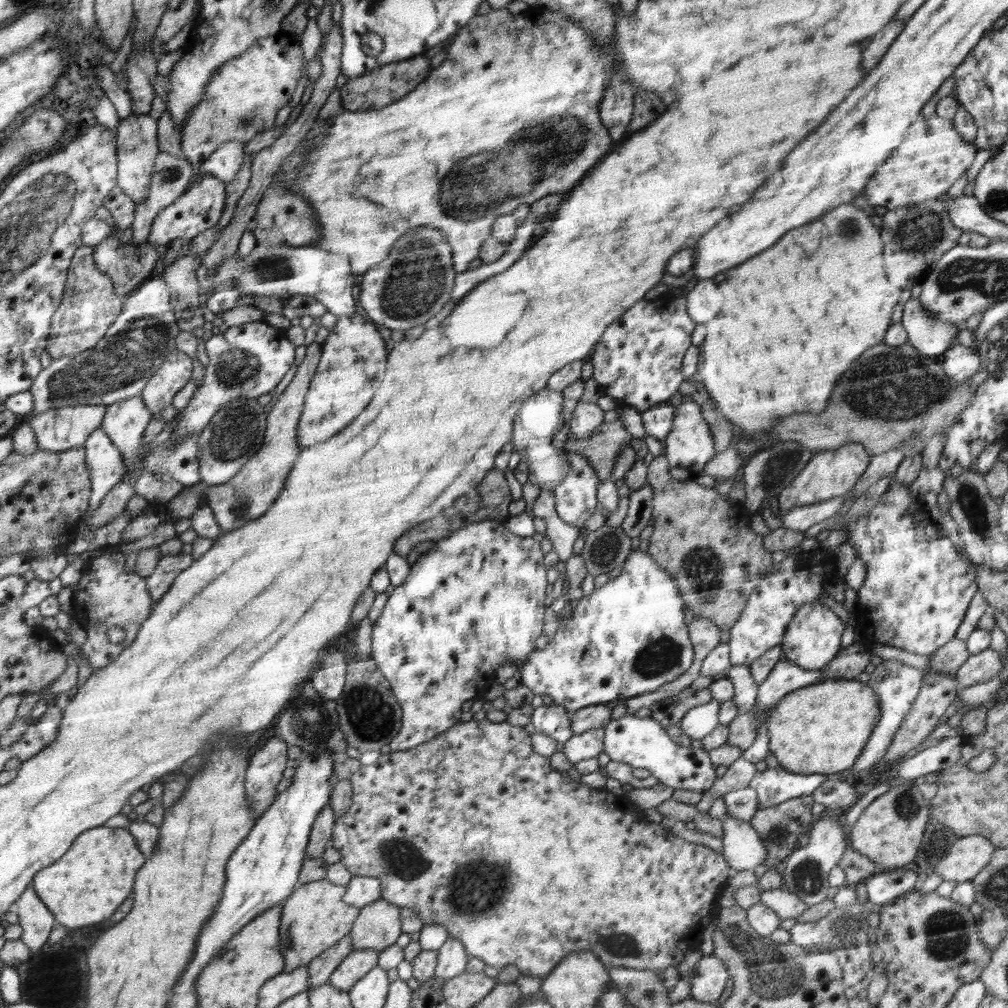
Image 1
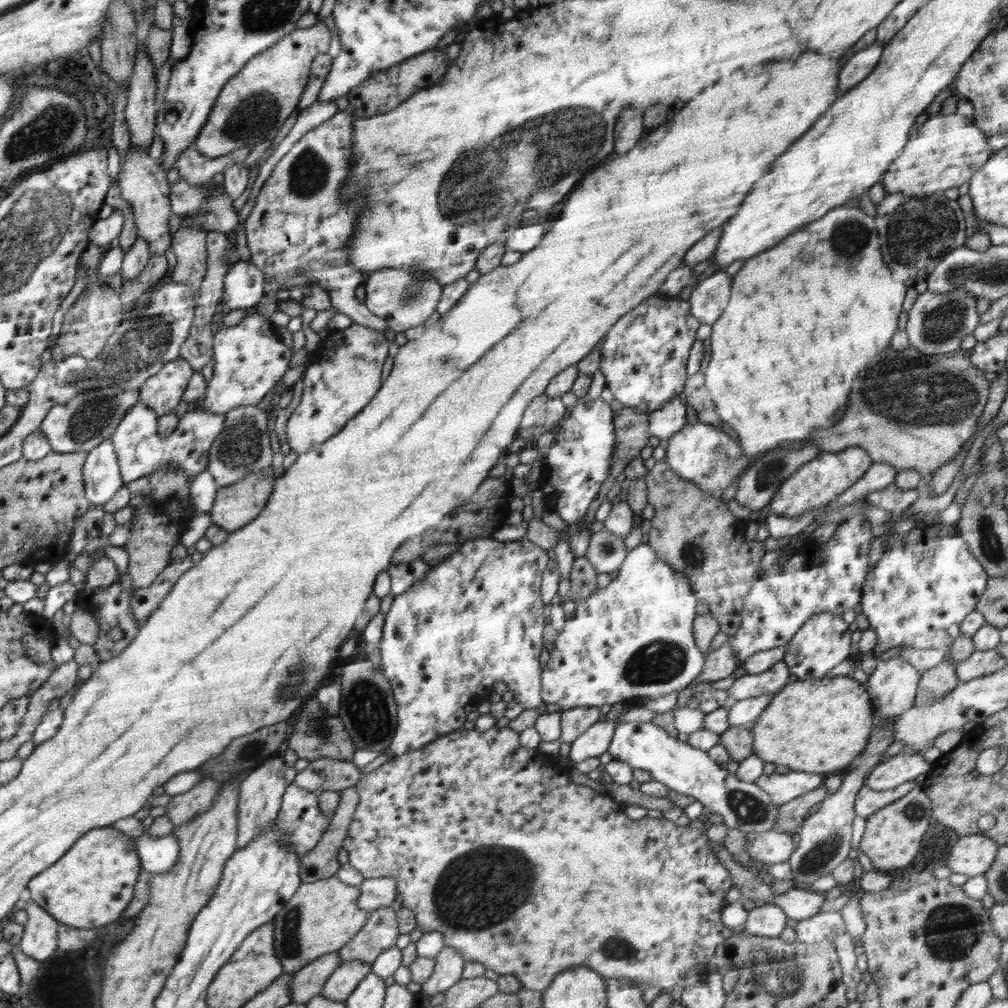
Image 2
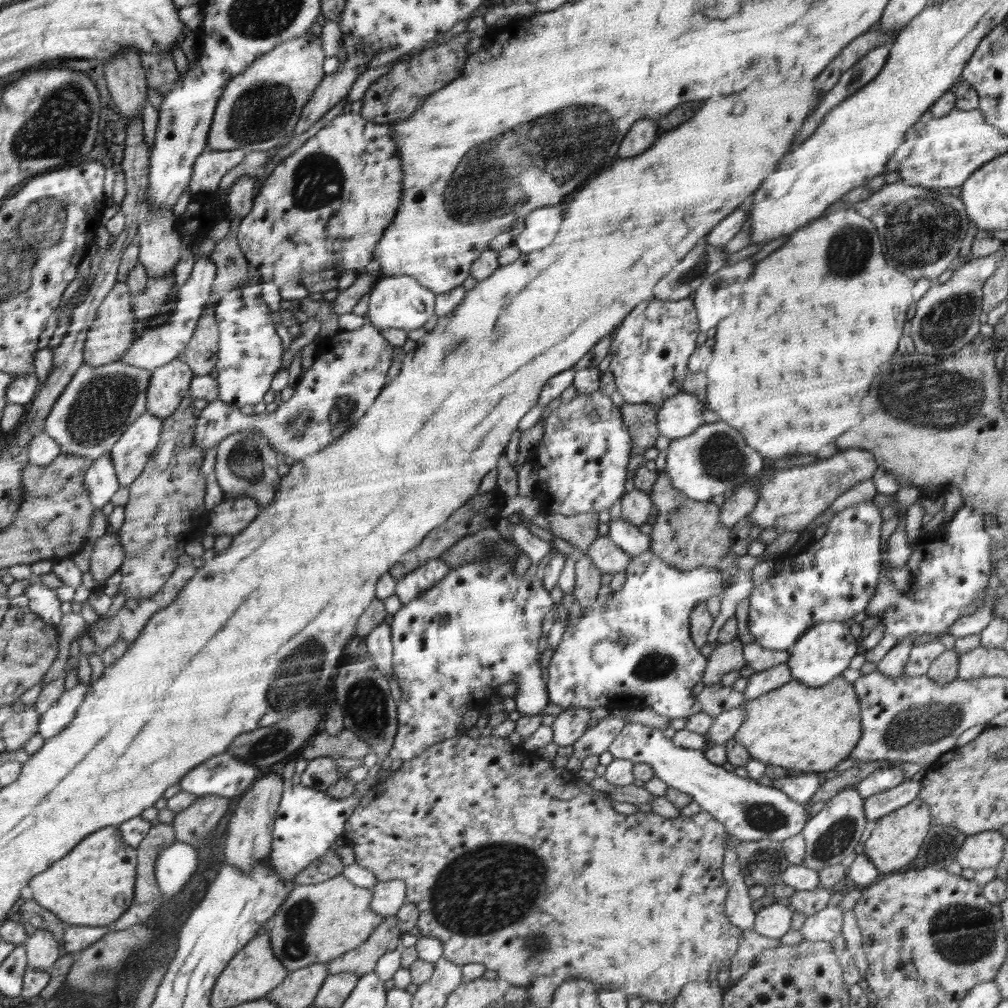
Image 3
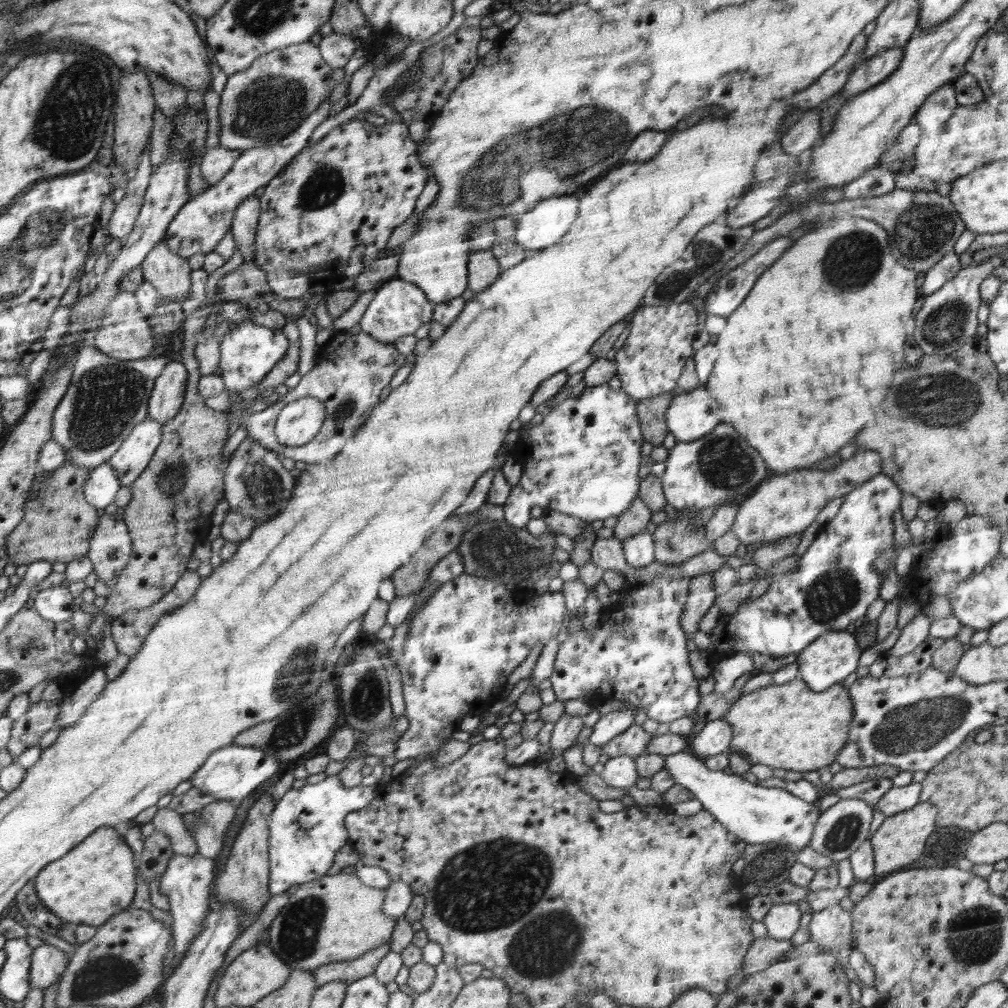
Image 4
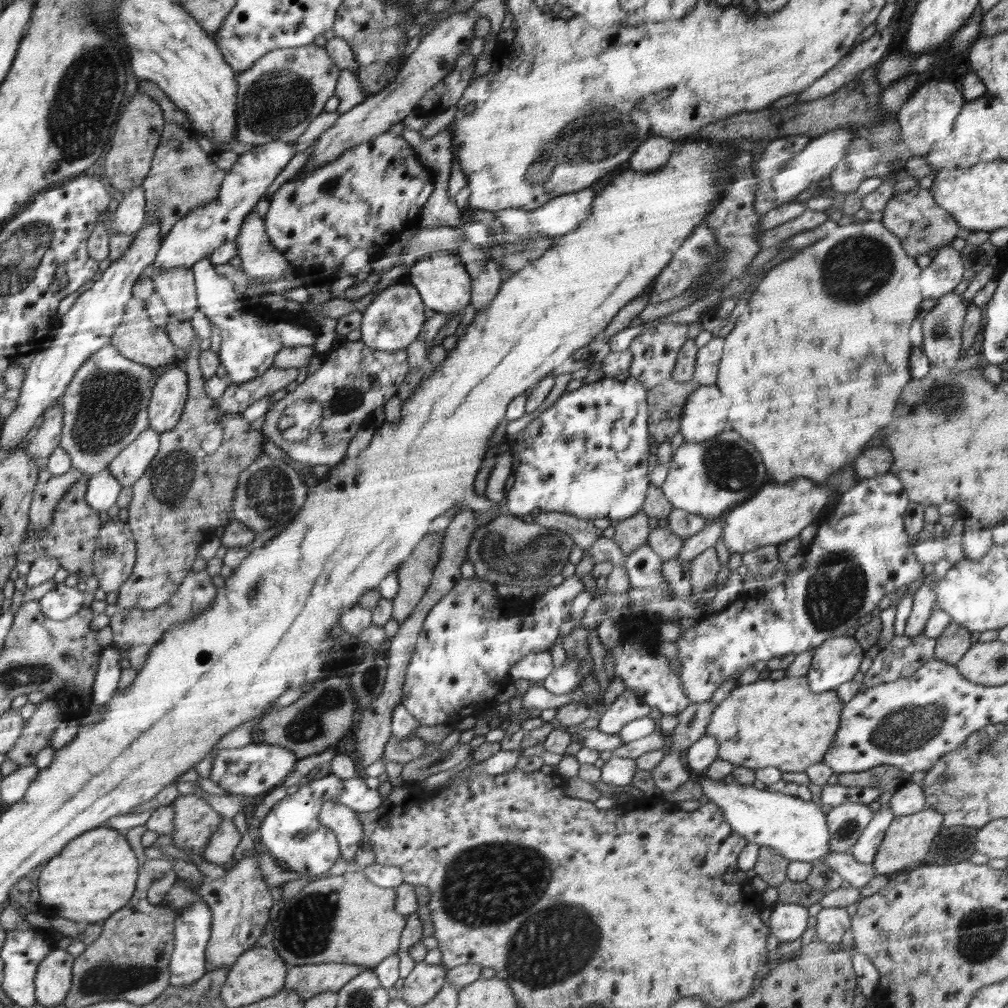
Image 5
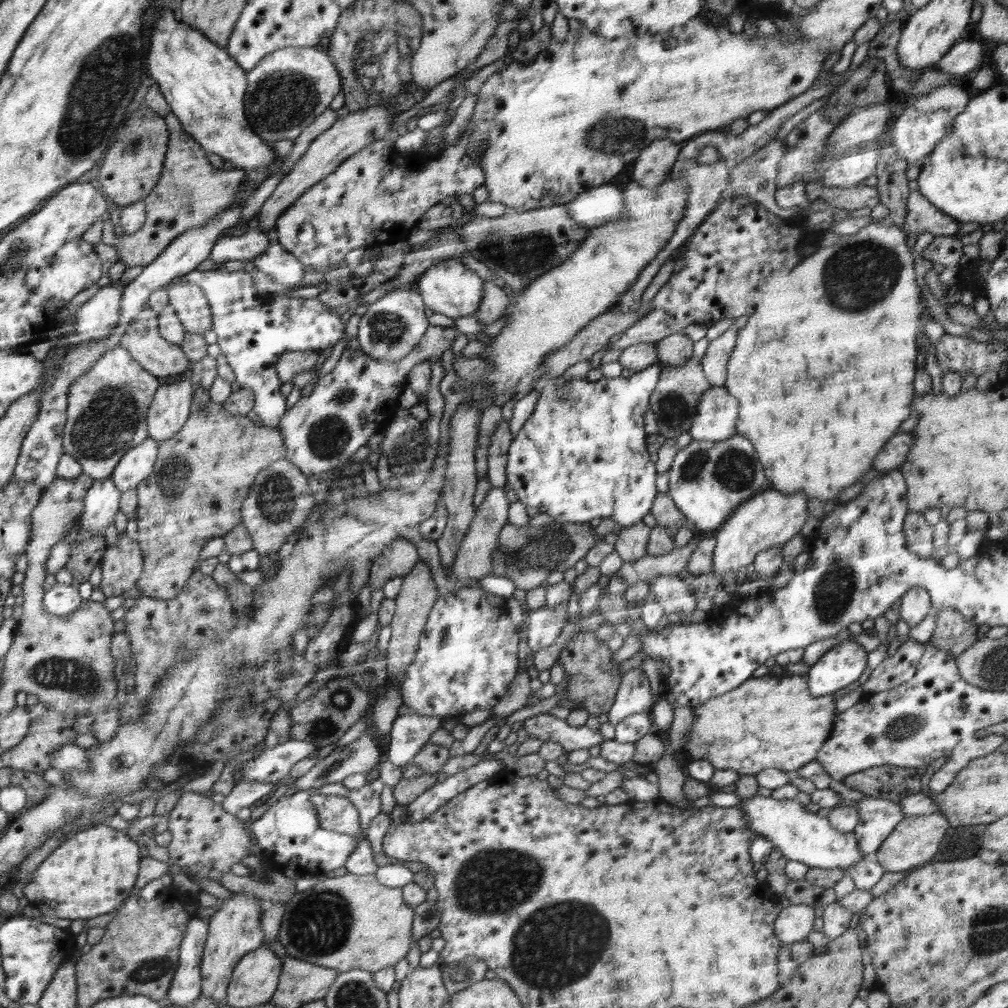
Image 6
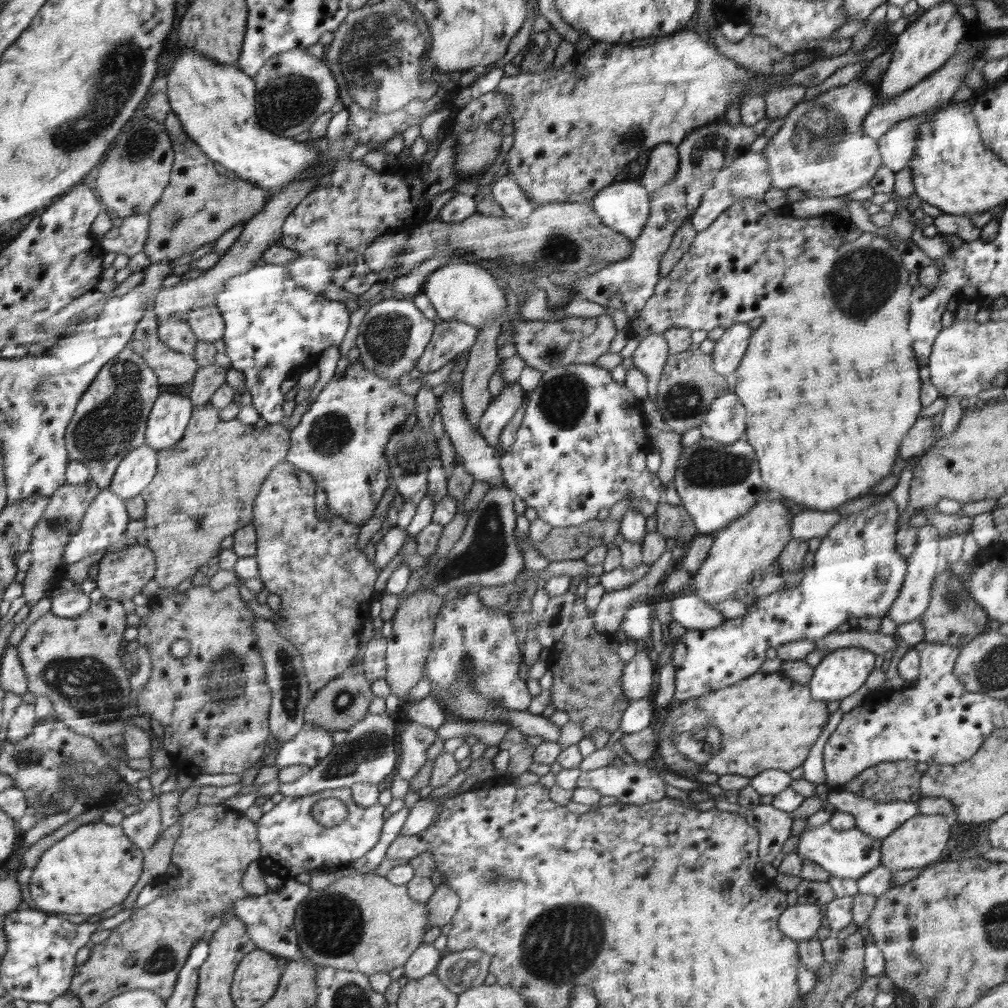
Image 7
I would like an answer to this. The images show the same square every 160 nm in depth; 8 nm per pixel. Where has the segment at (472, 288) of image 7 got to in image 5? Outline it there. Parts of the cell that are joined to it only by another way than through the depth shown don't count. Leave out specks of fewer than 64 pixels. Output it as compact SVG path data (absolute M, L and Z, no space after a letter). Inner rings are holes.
M441 250L423 254L414 266L407 269L411 284L417 287L421 298L425 299L428 309L446 314L463 312L465 306L472 301L472 279L468 270L460 262L460 257L449 250Z

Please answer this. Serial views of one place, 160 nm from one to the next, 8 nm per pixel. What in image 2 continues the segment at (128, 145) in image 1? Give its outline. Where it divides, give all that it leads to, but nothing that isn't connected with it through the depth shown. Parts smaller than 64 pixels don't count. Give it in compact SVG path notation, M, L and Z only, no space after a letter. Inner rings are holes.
M131 144L128 147L126 159L119 169L116 185L120 189L122 198L127 200L132 207L137 236L149 242L152 257L164 254L164 250L170 246L170 242L173 242L170 236L170 226L168 226L171 200L168 200L168 180L166 180L164 169L150 158L149 151L138 150Z

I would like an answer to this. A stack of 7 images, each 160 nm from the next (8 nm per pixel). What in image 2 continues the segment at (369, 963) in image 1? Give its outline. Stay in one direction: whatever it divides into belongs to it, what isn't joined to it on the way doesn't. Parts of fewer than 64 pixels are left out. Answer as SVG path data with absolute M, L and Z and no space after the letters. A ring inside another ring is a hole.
M344 962L326 980L321 995L330 1000L345 1002L371 972L372 966L364 962Z

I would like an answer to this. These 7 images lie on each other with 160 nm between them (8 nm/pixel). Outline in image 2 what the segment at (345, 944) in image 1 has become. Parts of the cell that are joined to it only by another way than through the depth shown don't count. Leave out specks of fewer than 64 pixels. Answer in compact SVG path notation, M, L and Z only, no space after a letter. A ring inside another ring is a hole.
M338 953L326 954L325 957L310 962L305 969L292 974L293 982L290 983L292 1002L306 1005L313 996L321 995L326 980L338 965L340 965Z

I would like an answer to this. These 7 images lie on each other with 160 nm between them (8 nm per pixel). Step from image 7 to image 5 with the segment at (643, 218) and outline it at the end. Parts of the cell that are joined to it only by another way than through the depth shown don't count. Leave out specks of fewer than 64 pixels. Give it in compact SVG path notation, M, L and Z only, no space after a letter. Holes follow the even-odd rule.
M586 188L575 193L553 198L542 206L529 211L504 209L495 214L499 221L500 229L511 230L522 236L537 232L540 236L561 237L572 232L583 220L586 220L586 217L591 213L591 204L595 194L592 190Z

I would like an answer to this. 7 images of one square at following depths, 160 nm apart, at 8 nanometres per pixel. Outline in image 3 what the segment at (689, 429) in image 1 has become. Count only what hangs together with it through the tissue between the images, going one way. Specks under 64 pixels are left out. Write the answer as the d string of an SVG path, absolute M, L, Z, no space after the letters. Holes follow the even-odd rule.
M727 422L704 423L682 438L672 439L666 454L665 472L674 489L696 502L708 502L719 495L732 494L746 482L754 480L764 468L764 458Z

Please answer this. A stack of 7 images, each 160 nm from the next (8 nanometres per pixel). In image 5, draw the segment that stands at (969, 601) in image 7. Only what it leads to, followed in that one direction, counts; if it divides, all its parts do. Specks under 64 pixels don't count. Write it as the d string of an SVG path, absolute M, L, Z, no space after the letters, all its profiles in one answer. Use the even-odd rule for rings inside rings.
M952 620L936 638L933 658L955 665L973 644L970 637L971 632L966 627Z

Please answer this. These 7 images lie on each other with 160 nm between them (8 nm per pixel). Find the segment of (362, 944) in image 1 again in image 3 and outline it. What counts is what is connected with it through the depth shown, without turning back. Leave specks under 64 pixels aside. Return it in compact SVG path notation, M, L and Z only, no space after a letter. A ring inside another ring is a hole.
M395 915L384 916L384 921L374 930L364 945L327 963L328 976L350 973L361 977L373 973L377 962L400 946L401 935Z

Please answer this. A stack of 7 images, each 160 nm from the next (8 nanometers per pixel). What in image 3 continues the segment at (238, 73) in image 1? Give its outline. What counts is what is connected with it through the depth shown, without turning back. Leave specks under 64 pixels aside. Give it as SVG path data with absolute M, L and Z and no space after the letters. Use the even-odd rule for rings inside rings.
M310 33L283 42L270 50L266 58L254 62L250 70L245 70L246 74L237 74L218 99L207 148L220 151L242 149L246 154L252 150L274 149L297 127L316 86L321 84L324 76L322 62L321 36Z

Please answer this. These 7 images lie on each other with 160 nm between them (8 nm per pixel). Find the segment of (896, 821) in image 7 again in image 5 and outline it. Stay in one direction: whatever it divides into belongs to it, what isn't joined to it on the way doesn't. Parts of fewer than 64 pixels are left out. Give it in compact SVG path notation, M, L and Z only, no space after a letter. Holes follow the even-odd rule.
M888 808L873 813L873 817L862 831L857 843L848 851L860 864L873 864L876 851L894 817L896 816Z

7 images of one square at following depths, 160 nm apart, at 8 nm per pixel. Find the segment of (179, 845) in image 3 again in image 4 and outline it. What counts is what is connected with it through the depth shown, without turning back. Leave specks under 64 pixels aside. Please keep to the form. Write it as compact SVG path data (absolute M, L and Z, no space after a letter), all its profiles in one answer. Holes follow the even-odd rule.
M200 853L192 856L174 854L168 861L166 870L162 873L159 892L168 896L170 903L169 911L173 916L172 932L174 936L174 954L170 970L166 972L170 976L176 965L180 964L186 950L194 942L193 938L202 930L205 914L209 909L209 898L212 892L211 882L215 874L215 859L206 858Z

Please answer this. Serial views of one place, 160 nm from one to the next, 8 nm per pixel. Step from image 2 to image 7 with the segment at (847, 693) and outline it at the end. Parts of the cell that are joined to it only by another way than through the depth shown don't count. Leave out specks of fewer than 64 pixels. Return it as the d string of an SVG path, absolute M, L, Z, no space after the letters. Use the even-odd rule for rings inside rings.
M760 670L752 677L746 677L744 681L737 682L732 686L713 690L686 702L672 703L668 708L668 721L665 727L674 730L674 739L664 736L661 729L658 736L656 735L655 758L662 767L674 772L675 745L680 754L701 764L702 770L719 775L739 774L751 779L770 769L790 771L802 766L802 762L806 760L810 748L815 744L816 738L820 736L826 722L828 722L826 701L814 699L808 685L798 684L780 672L766 674Z

